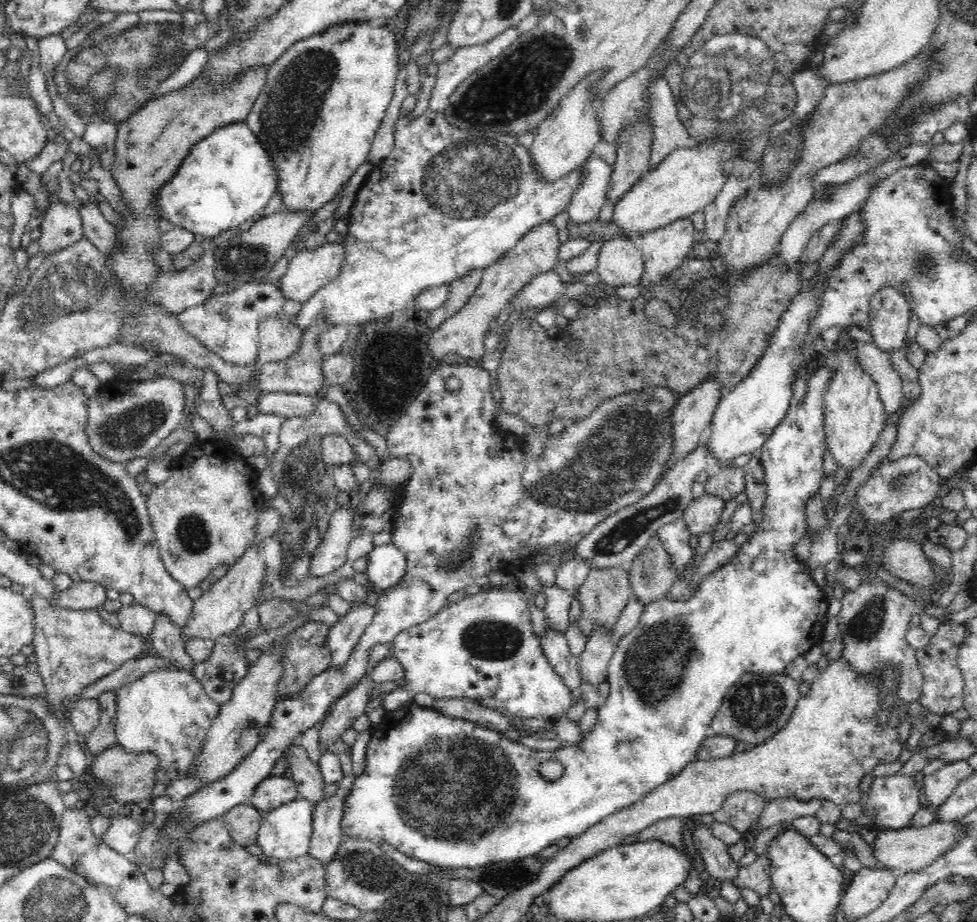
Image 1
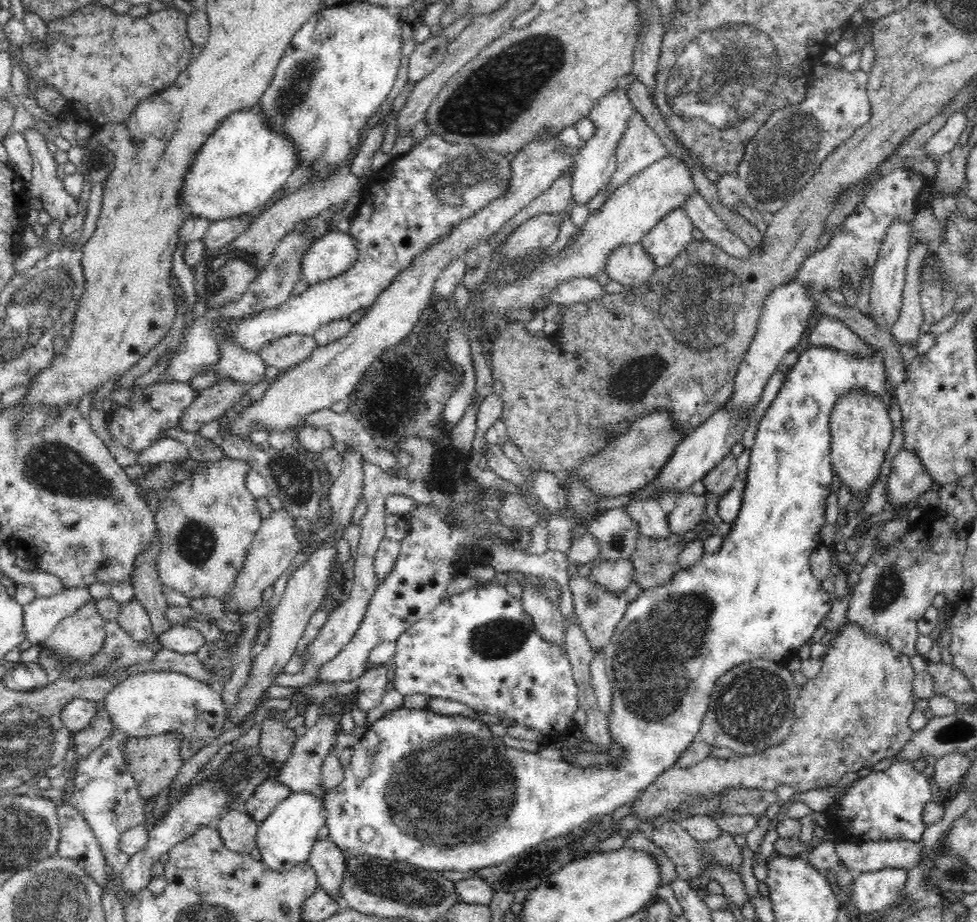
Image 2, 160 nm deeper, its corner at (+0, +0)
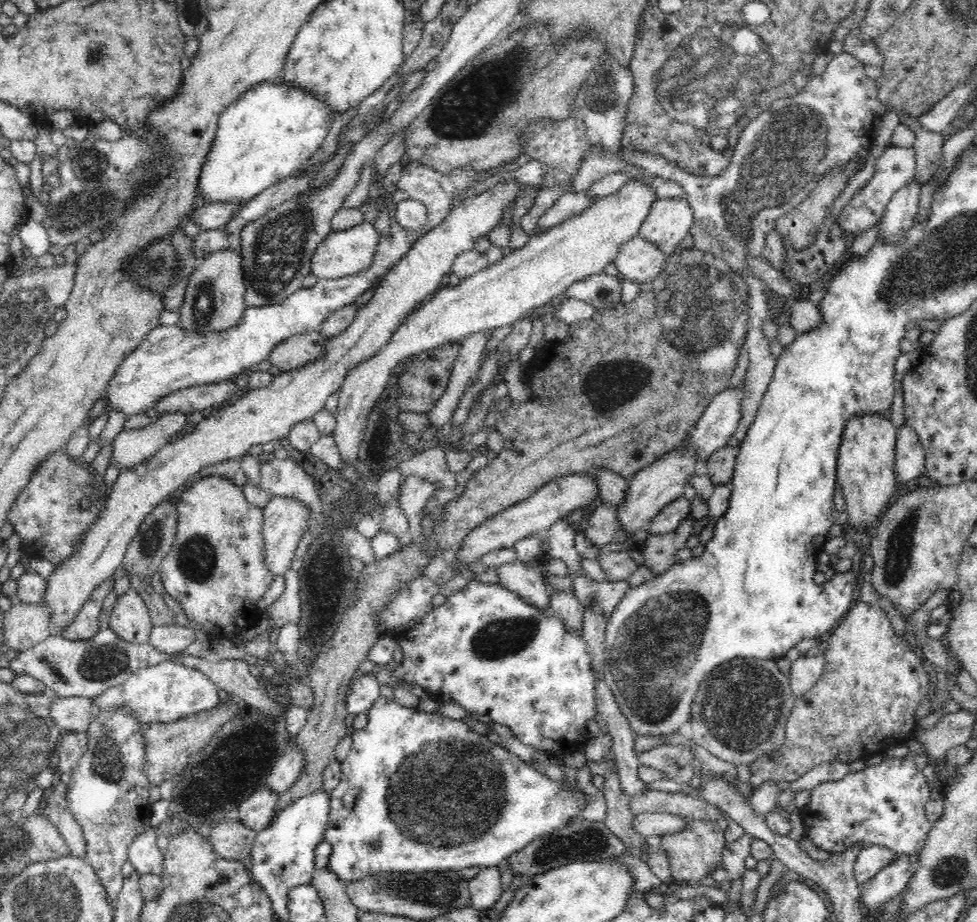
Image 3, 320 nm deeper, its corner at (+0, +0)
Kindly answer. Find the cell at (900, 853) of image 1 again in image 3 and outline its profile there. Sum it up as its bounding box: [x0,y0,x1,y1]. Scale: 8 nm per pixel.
[853,846,898,886]

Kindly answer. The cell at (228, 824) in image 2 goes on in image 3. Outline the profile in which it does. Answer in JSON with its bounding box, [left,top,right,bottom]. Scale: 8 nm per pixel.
[209,821,256,862]

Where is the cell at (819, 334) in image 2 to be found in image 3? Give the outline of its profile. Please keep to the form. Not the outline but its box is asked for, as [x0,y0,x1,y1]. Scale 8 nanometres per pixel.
[783,296,822,335]

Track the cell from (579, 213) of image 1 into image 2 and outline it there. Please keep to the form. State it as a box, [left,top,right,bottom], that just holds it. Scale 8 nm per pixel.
[572,85,635,205]

